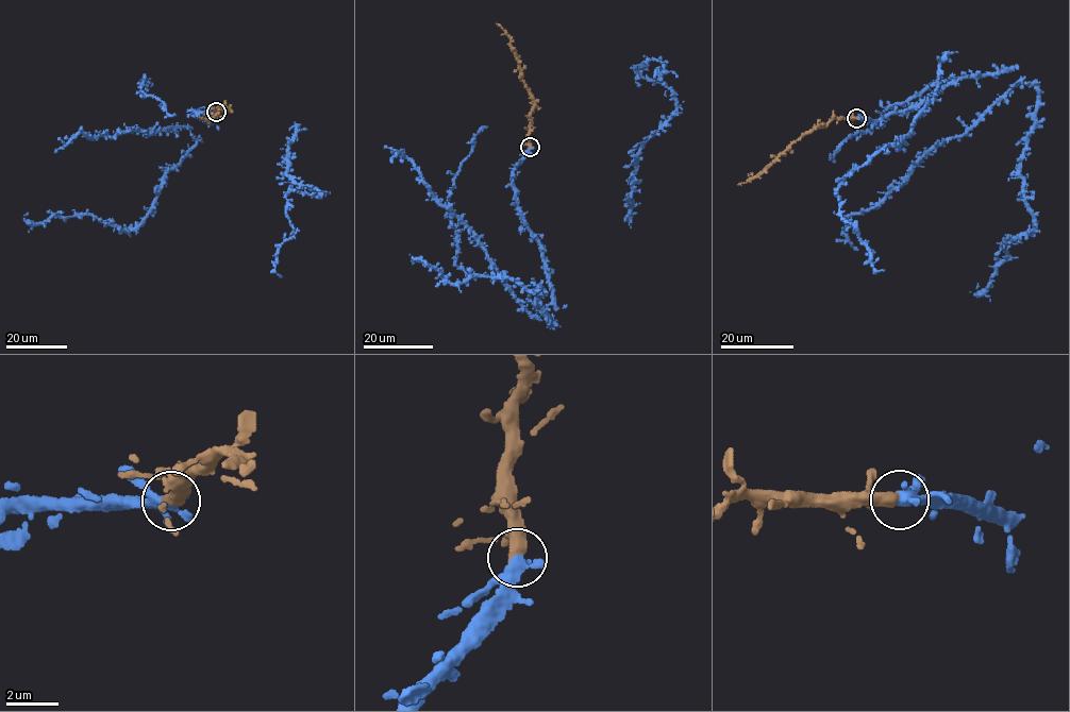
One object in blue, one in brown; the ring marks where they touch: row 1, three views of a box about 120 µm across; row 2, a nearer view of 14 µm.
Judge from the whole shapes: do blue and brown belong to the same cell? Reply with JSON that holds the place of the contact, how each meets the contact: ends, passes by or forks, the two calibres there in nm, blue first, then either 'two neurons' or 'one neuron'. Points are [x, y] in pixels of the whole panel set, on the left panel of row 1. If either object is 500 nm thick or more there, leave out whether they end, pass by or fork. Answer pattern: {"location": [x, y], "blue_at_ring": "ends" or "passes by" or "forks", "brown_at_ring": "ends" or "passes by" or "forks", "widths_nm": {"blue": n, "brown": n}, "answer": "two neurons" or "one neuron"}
{"location": [216, 112], "widths_nm": {"blue": 500, "brown": 440}, "answer": "one neuron"}

